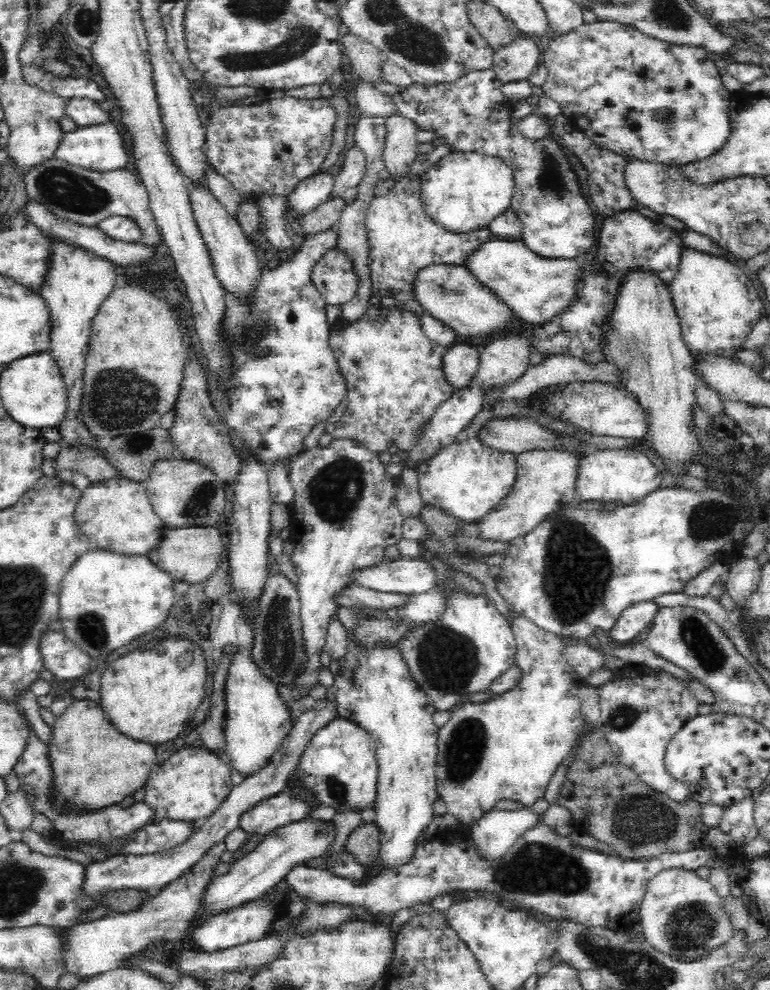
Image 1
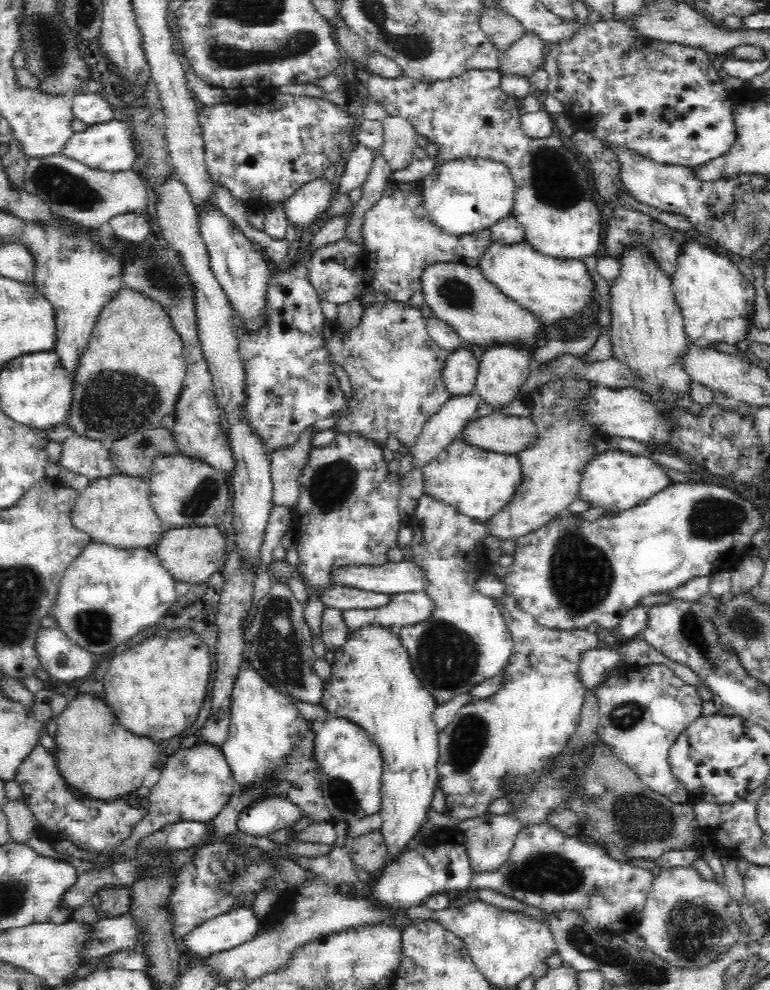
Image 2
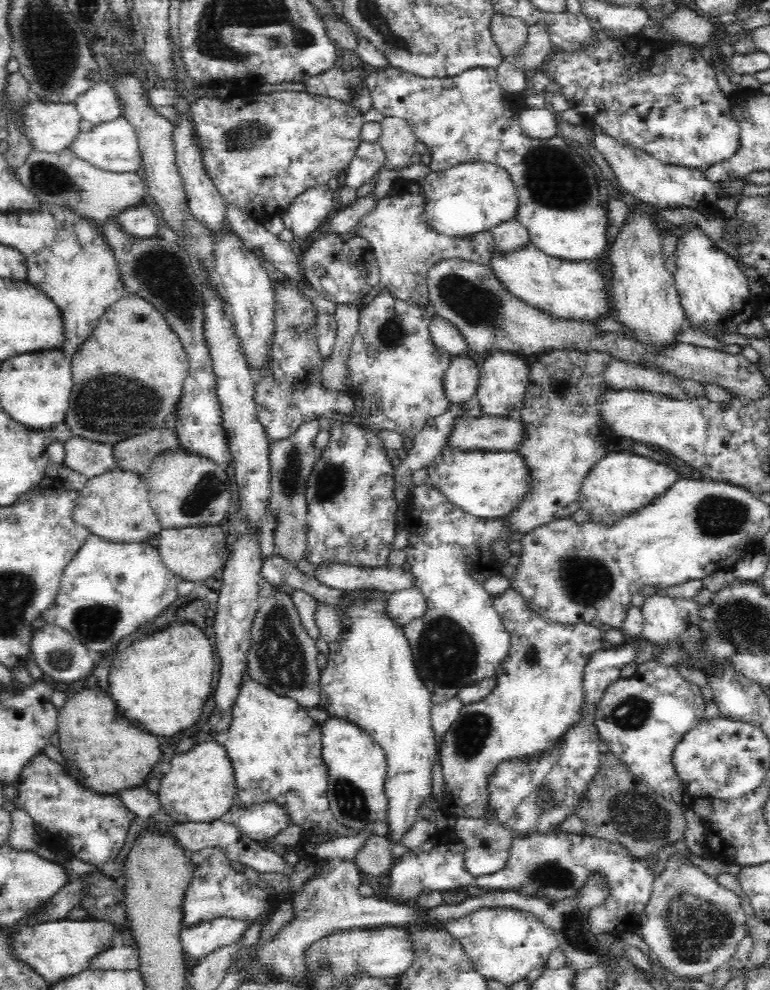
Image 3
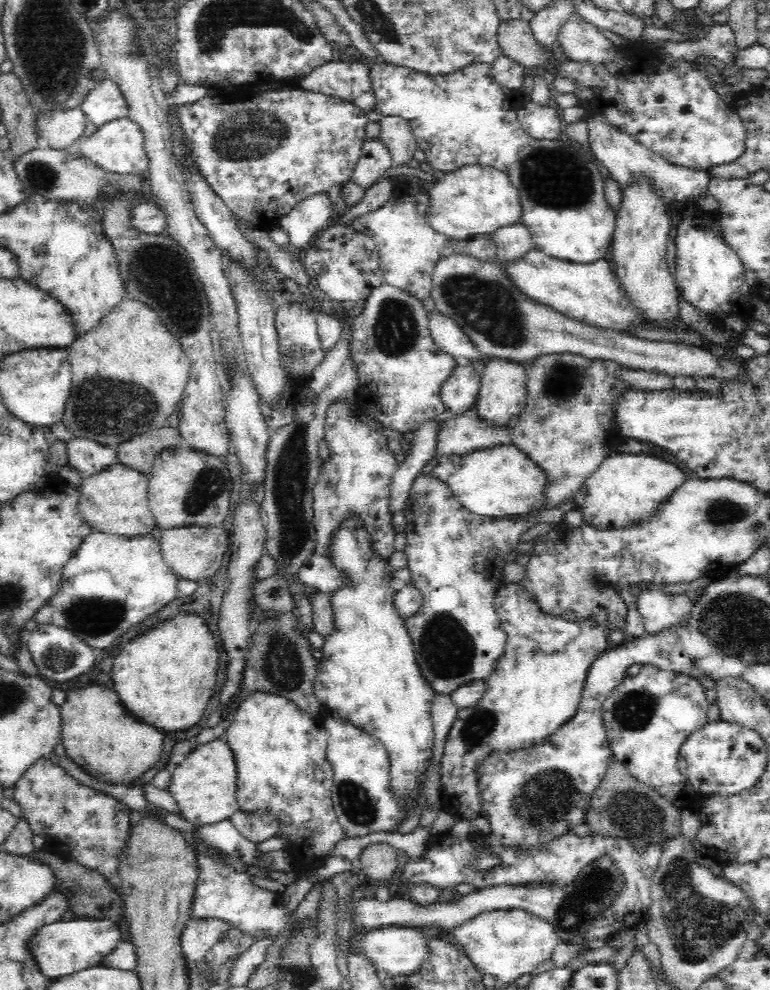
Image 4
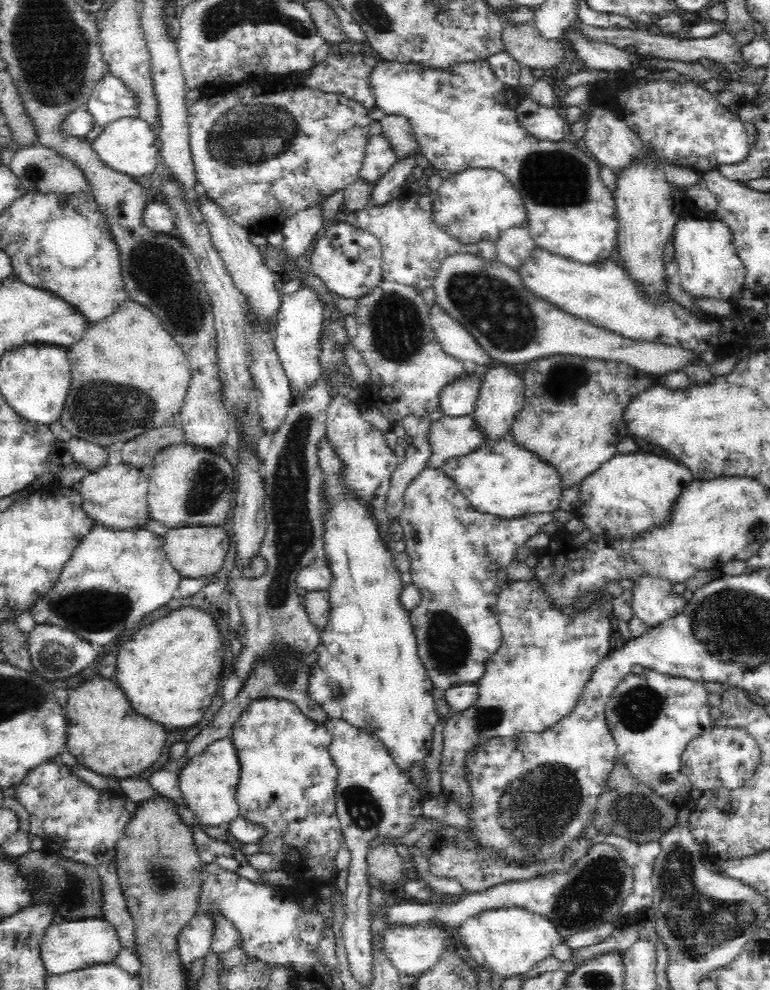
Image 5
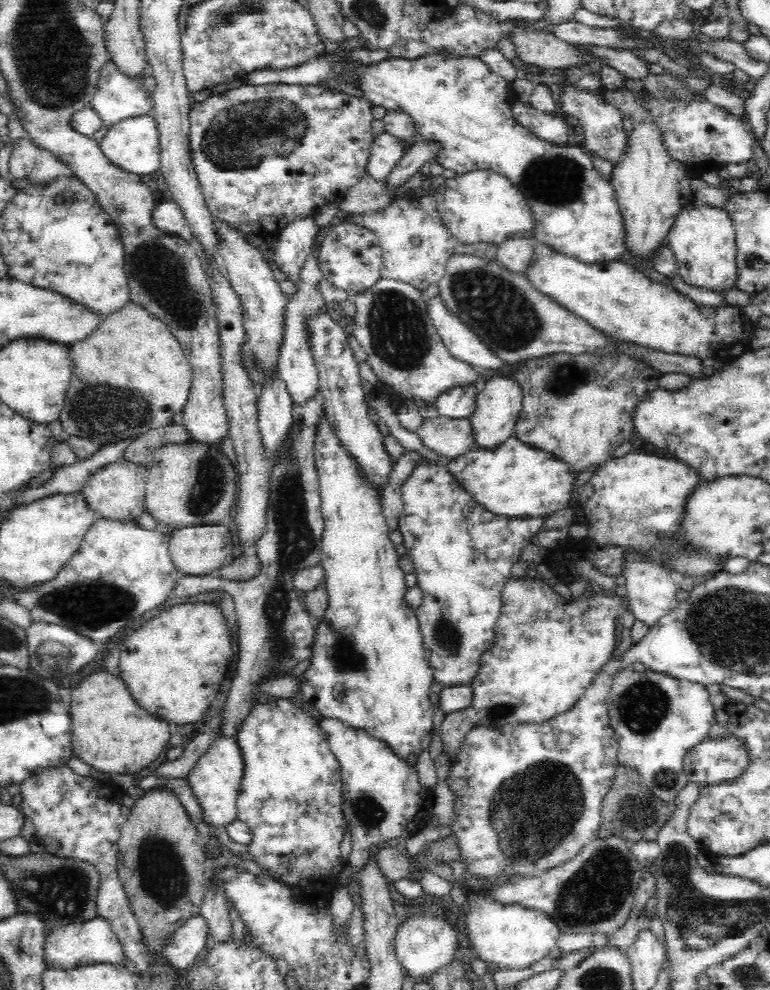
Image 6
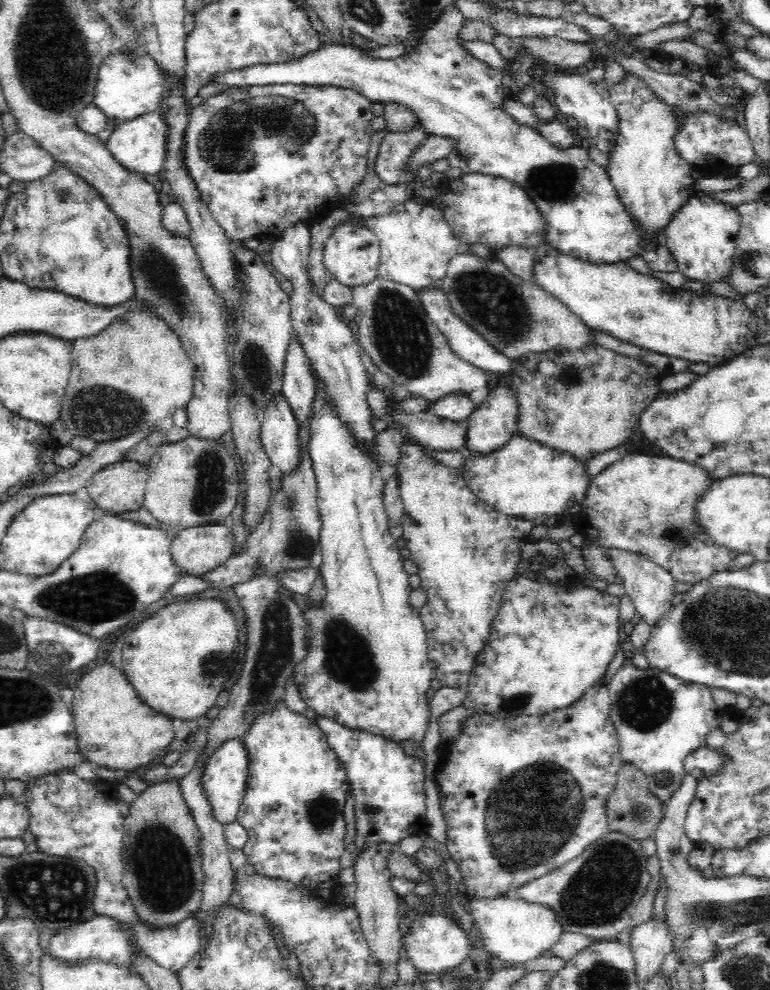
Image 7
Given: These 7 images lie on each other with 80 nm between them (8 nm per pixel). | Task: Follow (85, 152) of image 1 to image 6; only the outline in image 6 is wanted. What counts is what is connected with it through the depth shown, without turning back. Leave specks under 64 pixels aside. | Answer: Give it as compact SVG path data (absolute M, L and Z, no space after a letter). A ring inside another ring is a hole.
M152 114L125 118L98 135L101 153L117 168L138 176L157 175L160 164L158 131Z

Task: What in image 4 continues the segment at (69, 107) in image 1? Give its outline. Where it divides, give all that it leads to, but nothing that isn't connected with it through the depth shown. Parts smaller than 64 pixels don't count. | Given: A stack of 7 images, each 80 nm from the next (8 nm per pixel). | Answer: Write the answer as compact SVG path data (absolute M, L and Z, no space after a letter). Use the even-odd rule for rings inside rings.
M105 78L94 90L91 90L80 103L79 106L84 111L85 120L89 120L96 126L102 126L105 122L110 122L127 116L127 108L118 87L112 80Z

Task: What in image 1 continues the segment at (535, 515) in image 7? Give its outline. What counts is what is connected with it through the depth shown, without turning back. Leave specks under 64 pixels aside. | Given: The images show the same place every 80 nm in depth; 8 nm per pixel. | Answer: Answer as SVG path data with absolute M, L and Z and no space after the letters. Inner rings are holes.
M483 402L481 411L466 428L454 437L450 446L445 446L438 454L421 459L415 466L418 492L426 506L440 508L462 524L471 526L493 509L511 489L516 478L516 454L496 450L478 437L478 432L486 422L495 418L490 404Z

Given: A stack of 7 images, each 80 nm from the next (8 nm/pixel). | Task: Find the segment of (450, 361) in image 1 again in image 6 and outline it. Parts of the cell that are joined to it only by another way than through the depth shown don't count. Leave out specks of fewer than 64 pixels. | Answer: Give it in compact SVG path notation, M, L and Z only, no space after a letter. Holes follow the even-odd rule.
M475 384L454 386L454 388L441 392L435 400L434 406L436 406L438 414L446 418L469 418L475 411L478 393Z

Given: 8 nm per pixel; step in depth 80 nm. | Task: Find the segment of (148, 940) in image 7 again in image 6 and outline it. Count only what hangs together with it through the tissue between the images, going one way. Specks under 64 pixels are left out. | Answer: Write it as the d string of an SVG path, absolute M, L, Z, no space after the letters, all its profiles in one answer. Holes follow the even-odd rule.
M202 915L189 918L174 934L168 936L164 957L178 970L188 970L194 965L198 952L208 944L209 928Z

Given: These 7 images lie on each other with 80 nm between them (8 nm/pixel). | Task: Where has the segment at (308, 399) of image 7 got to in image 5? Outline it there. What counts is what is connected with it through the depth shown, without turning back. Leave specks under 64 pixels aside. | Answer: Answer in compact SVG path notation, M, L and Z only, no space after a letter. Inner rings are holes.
M300 285L298 291L282 297L276 316L271 318L276 352L280 357L286 377L289 379L295 399L300 398L322 374L323 368L320 366L322 339L320 338L322 338L323 308L317 293Z

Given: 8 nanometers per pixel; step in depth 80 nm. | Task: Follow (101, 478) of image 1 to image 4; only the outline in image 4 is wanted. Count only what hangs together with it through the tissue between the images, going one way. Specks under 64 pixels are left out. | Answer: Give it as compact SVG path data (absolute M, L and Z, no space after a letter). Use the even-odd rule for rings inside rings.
M73 437L66 443L67 466L78 470L83 478L104 472L114 464L116 451L87 438Z

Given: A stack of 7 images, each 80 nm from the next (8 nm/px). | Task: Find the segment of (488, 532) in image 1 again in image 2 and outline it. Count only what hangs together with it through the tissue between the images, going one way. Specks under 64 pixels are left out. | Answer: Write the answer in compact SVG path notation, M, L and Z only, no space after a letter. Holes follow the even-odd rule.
M561 379L550 382L548 385L530 392L525 397L525 400L532 408L531 418L538 427L540 440L536 444L532 444L530 448L526 448L526 450L522 450L517 454L520 463L521 482L509 501L484 523L490 536L500 538L500 540L510 540L510 538L517 539L525 534L530 534L537 528L546 526L550 520L553 520L560 512L567 509L573 500L579 498L581 472L584 470L584 465L597 454L592 438L599 434L594 428L581 420L581 416L577 412L577 404L585 395L585 392L592 387L590 383L584 380Z

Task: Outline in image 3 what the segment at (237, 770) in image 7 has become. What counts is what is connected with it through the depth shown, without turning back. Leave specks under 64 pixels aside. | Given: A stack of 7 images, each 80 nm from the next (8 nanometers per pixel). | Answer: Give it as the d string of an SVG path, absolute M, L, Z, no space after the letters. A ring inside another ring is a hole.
M214 741L202 742L188 752L178 752L169 762L170 772L163 774L155 796L161 812L171 822L212 822L234 808L235 774L224 746Z

